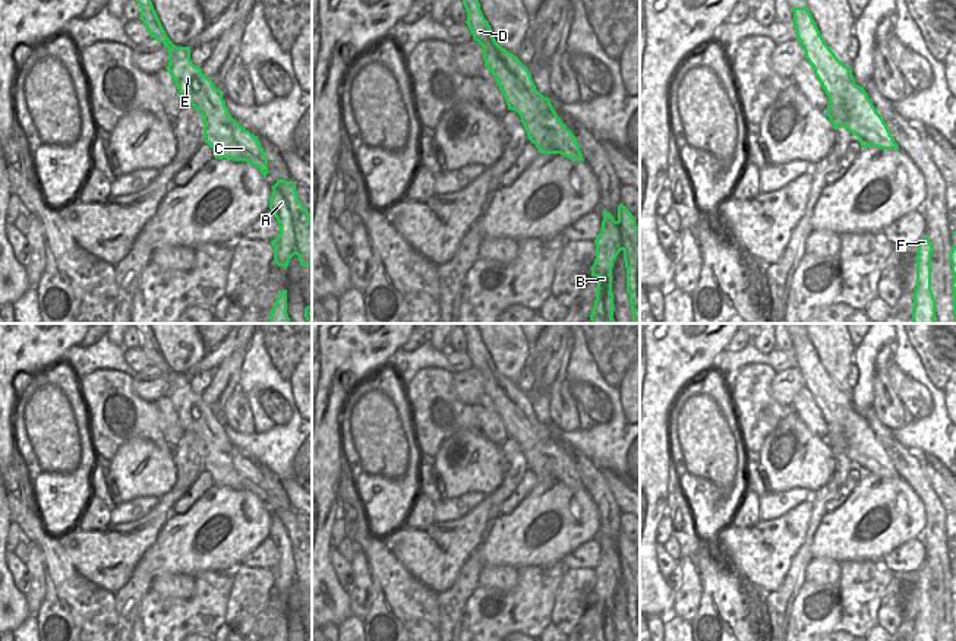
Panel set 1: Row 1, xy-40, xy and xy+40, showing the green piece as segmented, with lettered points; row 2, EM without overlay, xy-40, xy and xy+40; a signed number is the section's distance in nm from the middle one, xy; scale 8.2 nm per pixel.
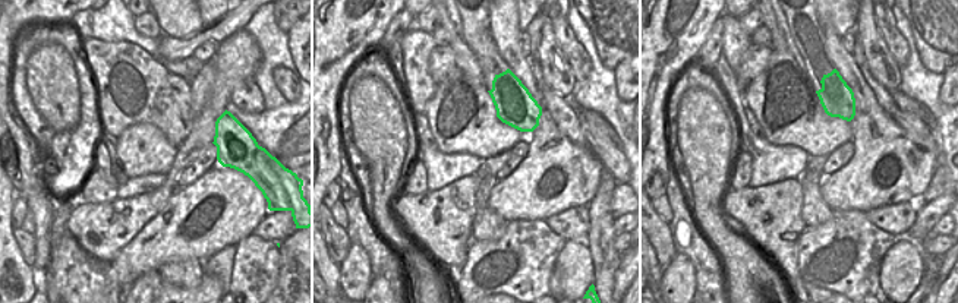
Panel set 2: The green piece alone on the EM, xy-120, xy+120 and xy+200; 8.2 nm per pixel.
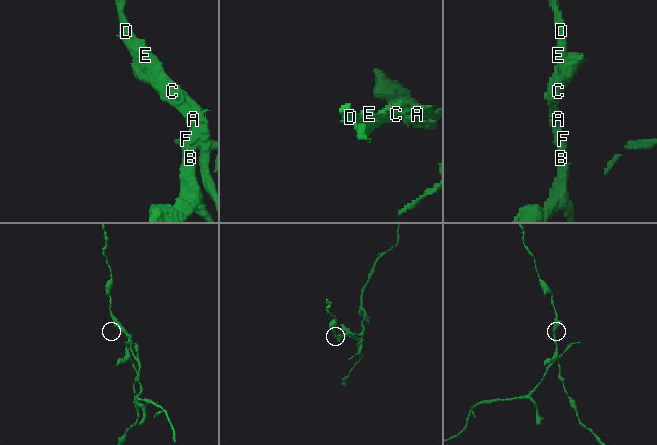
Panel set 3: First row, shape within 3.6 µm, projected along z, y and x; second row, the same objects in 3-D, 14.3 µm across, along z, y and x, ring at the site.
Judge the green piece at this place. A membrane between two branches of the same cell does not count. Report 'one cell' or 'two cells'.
two cells

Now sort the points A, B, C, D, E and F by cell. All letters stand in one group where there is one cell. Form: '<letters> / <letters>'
A B D E F / C

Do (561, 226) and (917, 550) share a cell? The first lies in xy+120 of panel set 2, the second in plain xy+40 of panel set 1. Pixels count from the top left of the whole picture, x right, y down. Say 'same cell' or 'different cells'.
same cell

